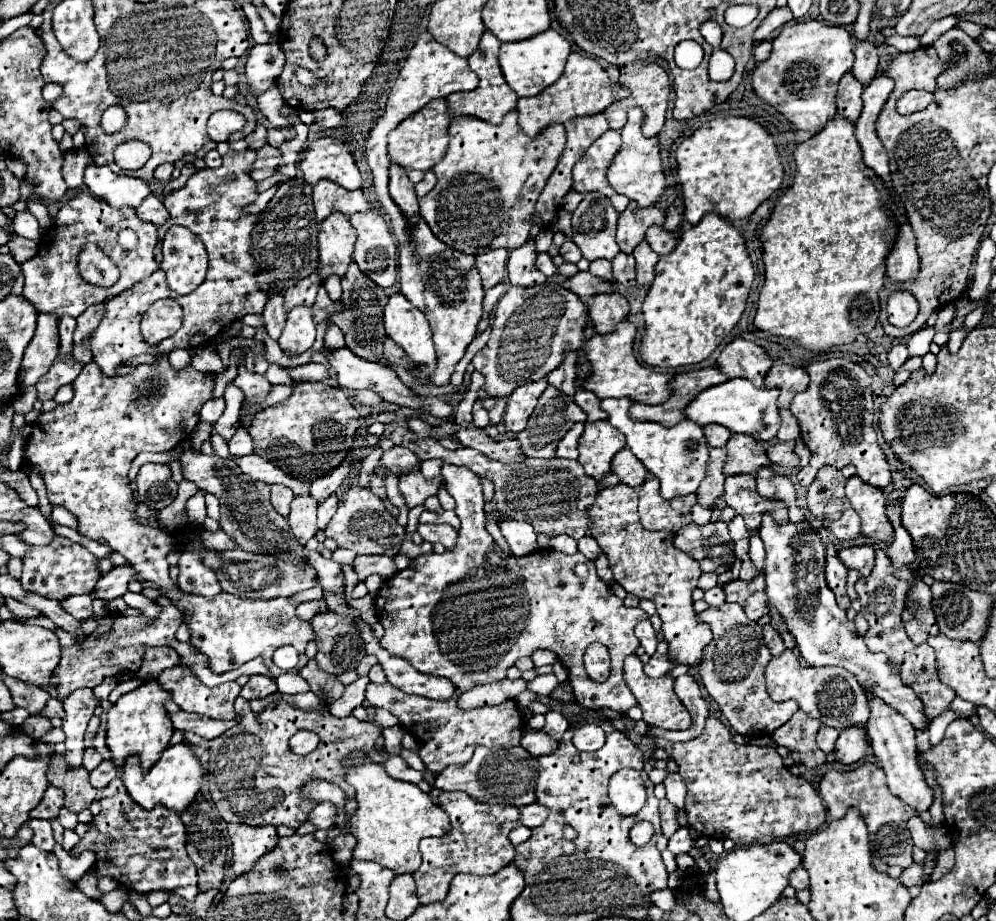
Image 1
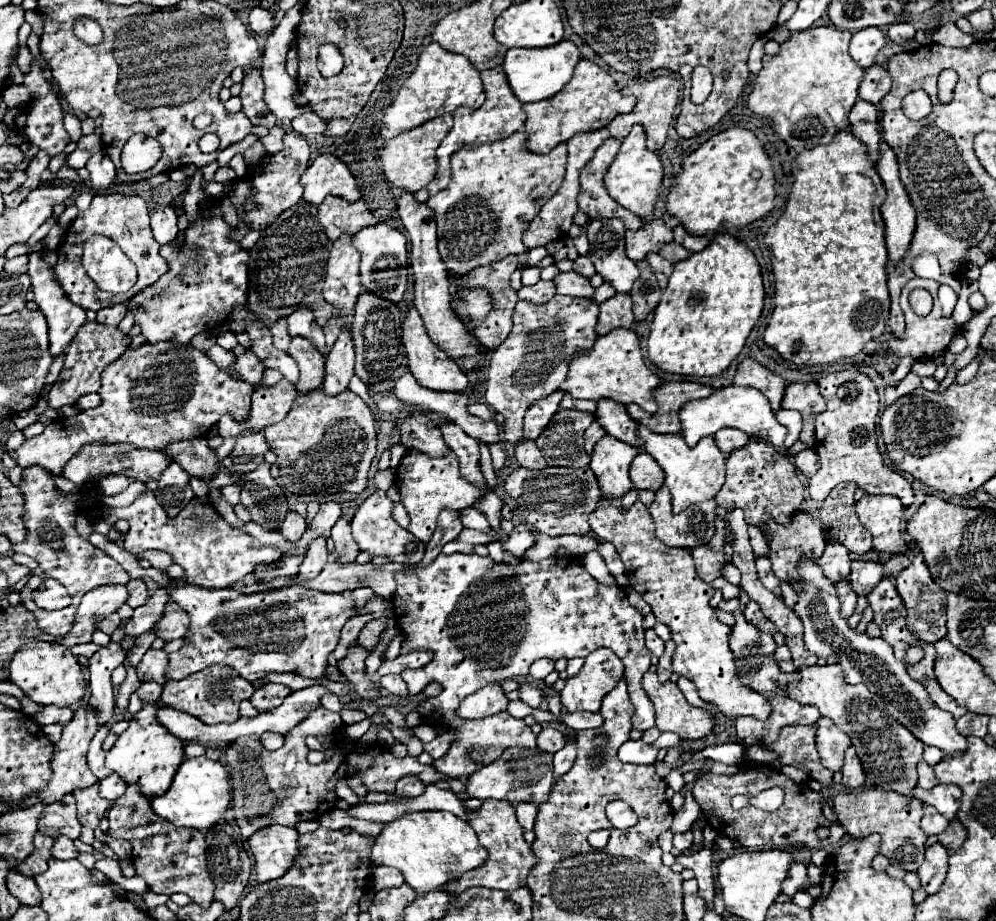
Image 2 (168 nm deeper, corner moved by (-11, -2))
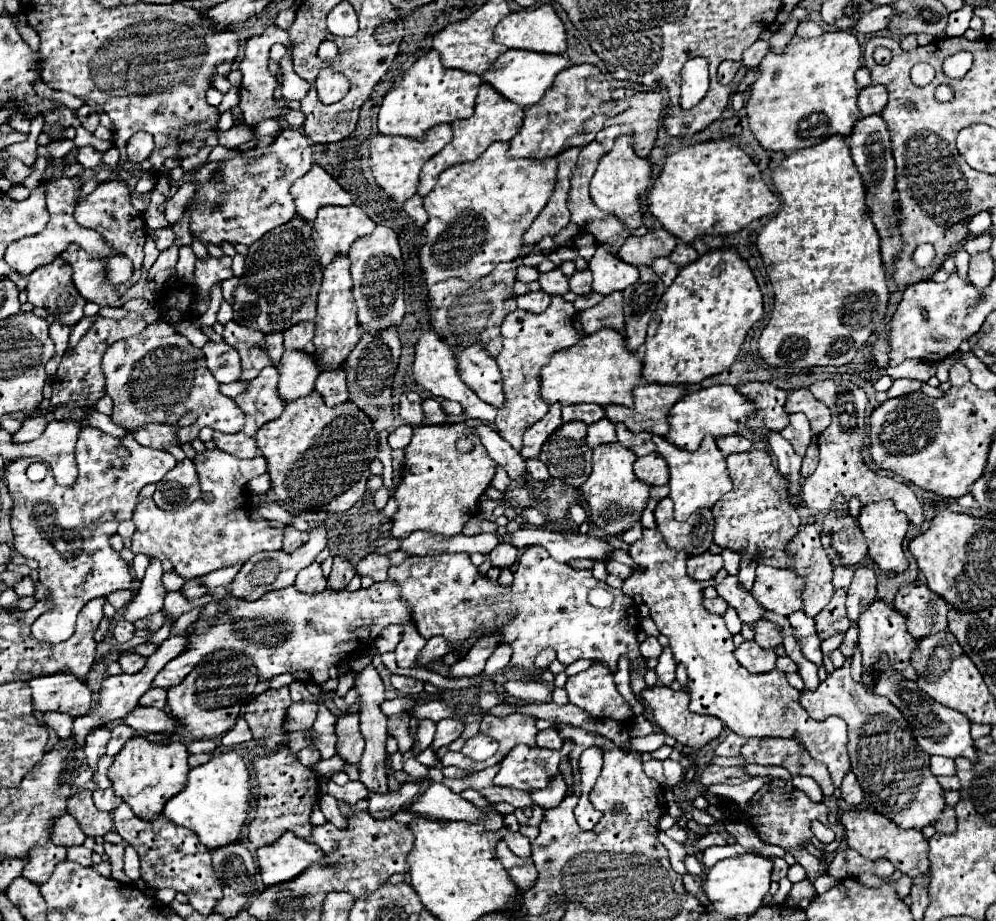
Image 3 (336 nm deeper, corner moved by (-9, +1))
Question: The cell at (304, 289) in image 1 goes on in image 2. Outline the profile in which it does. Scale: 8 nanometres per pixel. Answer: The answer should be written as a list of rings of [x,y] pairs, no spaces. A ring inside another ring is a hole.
[[[297,308],[297,312],[293,312],[287,318],[287,330],[291,336],[303,336],[307,340],[311,340],[311,344],[315,348],[323,348],[325,346],[325,334],[323,328],[317,326],[313,312],[309,308]]]

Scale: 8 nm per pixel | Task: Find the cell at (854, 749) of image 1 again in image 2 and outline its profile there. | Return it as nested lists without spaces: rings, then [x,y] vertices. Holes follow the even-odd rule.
[[[851,746],[851,748],[847,750],[847,754],[845,754],[845,766],[843,766],[841,774],[843,774],[843,784],[845,784],[847,788],[859,788],[859,786],[863,786],[863,782],[865,782],[863,768],[861,768],[861,762],[859,762],[859,758],[857,758],[853,746]]]

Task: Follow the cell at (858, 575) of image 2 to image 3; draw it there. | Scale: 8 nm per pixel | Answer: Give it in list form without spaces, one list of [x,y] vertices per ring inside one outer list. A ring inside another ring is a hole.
[[[857,567],[855,575],[853,575],[853,583],[847,589],[847,617],[855,623],[857,617],[861,615],[861,609],[865,609],[865,605],[869,605],[869,601],[873,601],[875,597],[875,573],[871,567]]]

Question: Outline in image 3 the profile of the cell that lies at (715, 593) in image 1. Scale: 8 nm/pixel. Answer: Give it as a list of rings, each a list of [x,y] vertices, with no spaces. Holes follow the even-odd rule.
[[[715,597],[715,599],[703,599],[703,605],[705,605],[707,611],[717,613],[717,615],[725,615],[725,611],[727,611],[727,607],[729,607],[721,597]]]

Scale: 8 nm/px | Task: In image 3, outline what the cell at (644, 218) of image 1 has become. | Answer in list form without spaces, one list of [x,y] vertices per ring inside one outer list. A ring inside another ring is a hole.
[[[651,229],[643,237],[627,237],[619,257],[629,265],[651,265],[655,257],[667,257],[675,249],[675,237],[665,229]]]

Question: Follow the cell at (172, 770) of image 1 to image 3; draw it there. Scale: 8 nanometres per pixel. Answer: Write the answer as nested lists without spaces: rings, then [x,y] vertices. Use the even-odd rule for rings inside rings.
[[[227,751],[215,755],[209,763],[193,767],[189,771],[187,787],[173,795],[163,809],[163,815],[175,825],[187,827],[199,835],[205,847],[217,849],[241,837],[241,825],[247,823],[247,811],[251,809],[251,799],[255,799],[249,771],[239,753]]]

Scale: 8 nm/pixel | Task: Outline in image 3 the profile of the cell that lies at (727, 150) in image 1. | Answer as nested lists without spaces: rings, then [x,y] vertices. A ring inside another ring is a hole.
[[[729,139],[697,143],[669,155],[647,199],[649,211],[683,243],[691,243],[699,235],[735,233],[779,207],[777,195],[761,179],[759,167]]]

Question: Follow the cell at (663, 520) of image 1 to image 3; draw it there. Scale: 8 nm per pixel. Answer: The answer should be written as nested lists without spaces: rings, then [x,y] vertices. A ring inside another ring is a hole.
[[[665,497],[657,503],[655,523],[665,543],[671,549],[685,551],[687,555],[705,553],[713,543],[715,519],[711,515],[711,509],[699,509],[691,513],[685,523],[679,523],[673,517],[673,501]]]

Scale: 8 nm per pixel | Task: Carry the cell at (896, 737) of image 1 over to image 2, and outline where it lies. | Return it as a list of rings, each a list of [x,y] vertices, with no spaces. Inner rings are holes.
[[[937,784],[931,790],[923,790],[923,788],[915,788],[913,796],[917,800],[921,800],[923,804],[933,806],[937,812],[941,812],[945,818],[953,818],[959,810],[959,802],[961,802],[961,790],[955,784]]]

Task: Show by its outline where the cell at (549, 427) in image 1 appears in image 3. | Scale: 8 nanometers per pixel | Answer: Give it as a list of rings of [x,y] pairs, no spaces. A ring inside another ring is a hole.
[[[569,421],[549,435],[539,453],[539,459],[547,465],[549,473],[567,479],[573,487],[581,487],[591,469],[591,449],[585,445],[585,435],[585,423]]]

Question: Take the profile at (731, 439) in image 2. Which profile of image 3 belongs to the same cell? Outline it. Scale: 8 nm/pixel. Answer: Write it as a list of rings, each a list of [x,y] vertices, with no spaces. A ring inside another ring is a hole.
[[[727,435],[727,437],[717,437],[717,447],[723,451],[723,455],[731,455],[749,451],[753,443],[743,435]]]

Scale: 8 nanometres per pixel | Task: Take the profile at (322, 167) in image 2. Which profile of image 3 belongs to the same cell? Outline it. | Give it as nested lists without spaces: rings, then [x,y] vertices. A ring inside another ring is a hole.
[[[317,163],[293,183],[291,195],[295,199],[297,215],[305,221],[313,221],[317,217],[317,209],[323,205],[353,203],[351,195]]]

